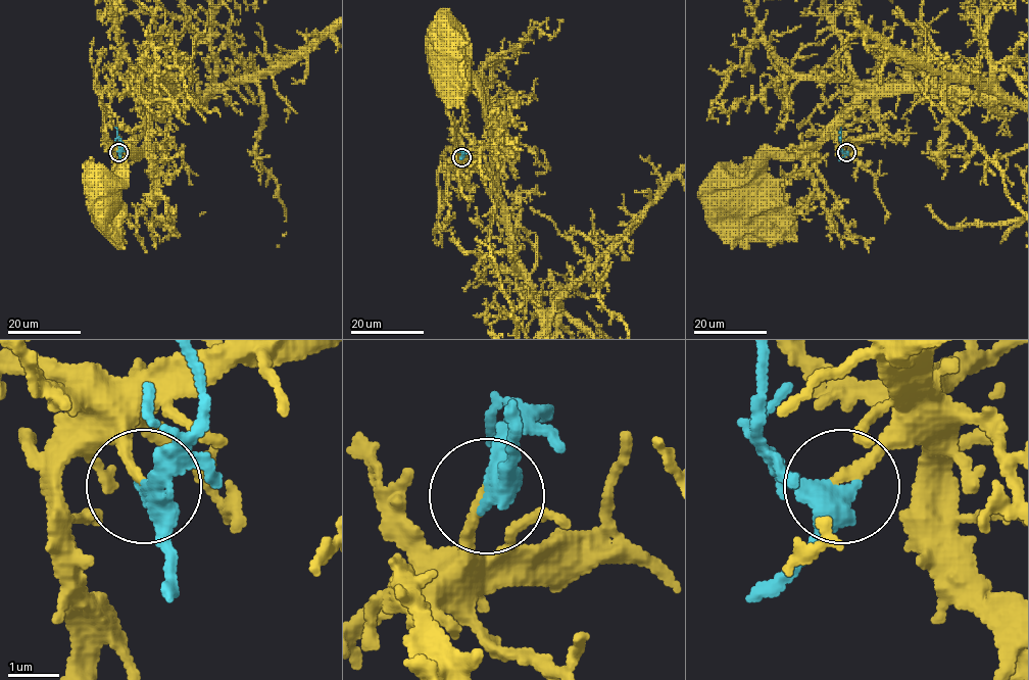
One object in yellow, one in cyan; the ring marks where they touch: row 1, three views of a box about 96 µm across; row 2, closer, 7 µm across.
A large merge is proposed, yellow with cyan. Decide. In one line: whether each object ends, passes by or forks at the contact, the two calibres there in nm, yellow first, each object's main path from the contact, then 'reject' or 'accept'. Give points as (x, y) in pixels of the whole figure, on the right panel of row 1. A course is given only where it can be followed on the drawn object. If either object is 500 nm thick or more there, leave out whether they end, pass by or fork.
yellow ends there; cyan passes by; 170 nm thick on the yellow side, 360 nm on the other; yellow runs (846, 152), (852, 139), (880, 130), (871, 98), (862, 98), (817, 142), (778, 149), (737, 180), (724, 200); cyan runs (846, 152), (840, 147), (841, 128); accept

